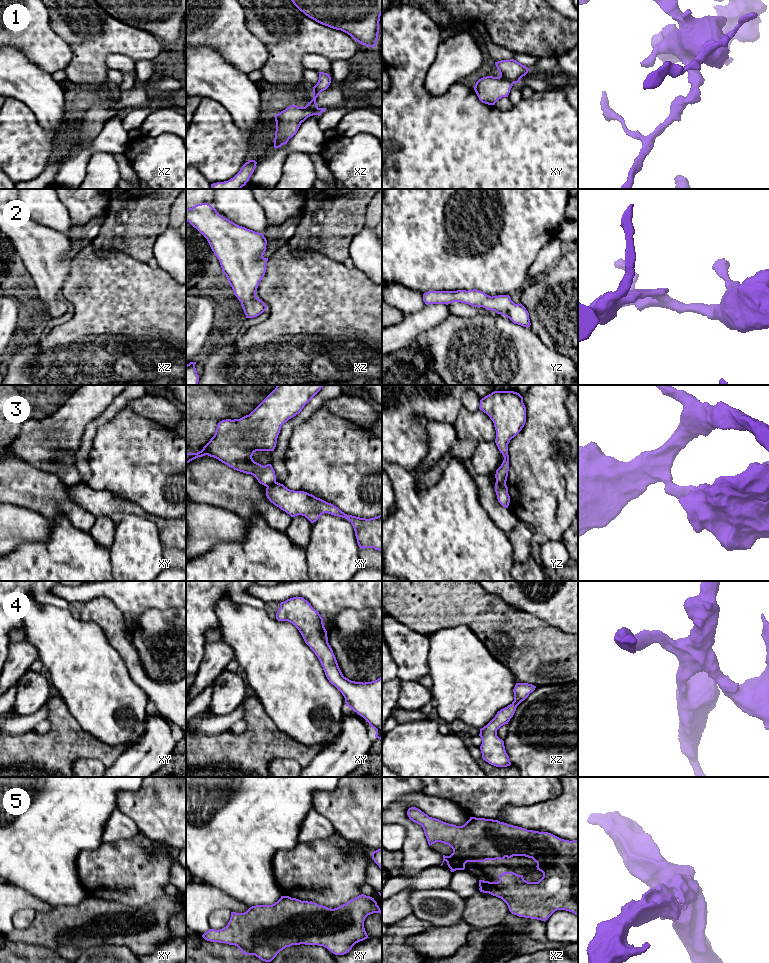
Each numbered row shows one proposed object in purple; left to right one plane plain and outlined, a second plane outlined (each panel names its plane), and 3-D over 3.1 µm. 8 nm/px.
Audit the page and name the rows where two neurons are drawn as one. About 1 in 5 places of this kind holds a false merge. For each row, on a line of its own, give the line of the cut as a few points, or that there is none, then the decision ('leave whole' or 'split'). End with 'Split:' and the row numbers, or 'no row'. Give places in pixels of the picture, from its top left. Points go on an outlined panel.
1: cut in xy along (500, 75), (513, 83); split
2: no cut; leave whole
3: cut in yz along (496, 482), (505, 484); split
4: no cut; leave whole
5: no cut; leave whole
Split: 1, 3

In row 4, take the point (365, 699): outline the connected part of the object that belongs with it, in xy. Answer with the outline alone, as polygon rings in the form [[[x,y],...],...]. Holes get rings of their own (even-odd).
[[[293,597],[280,603],[278,621],[292,623],[305,643],[318,657],[329,682],[344,696],[346,706],[363,717],[376,730],[382,742],[382,677],[371,682],[355,682],[344,677],[328,643],[323,618],[303,597]]]

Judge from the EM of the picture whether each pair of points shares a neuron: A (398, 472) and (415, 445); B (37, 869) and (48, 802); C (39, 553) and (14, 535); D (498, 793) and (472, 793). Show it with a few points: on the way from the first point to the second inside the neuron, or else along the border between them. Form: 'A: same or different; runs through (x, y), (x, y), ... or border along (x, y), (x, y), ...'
A: different; border along (423, 458), (413, 470), (405, 470), (392, 462)
B: same; runs through (37, 852), (37, 819)
C: different; border along (46, 539), (20, 542), (10, 551)
D: same; runs through (492, 793), (478, 793)

